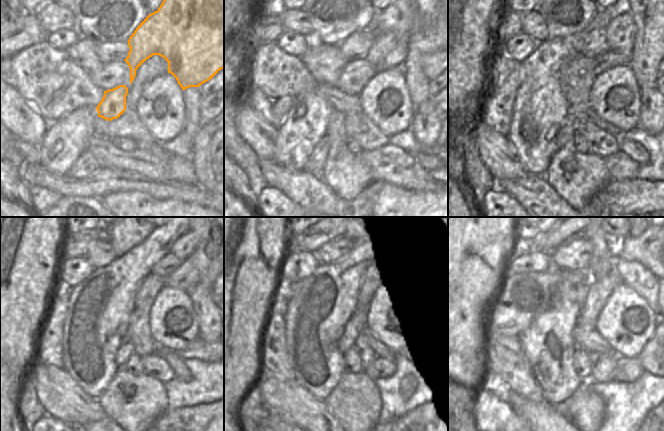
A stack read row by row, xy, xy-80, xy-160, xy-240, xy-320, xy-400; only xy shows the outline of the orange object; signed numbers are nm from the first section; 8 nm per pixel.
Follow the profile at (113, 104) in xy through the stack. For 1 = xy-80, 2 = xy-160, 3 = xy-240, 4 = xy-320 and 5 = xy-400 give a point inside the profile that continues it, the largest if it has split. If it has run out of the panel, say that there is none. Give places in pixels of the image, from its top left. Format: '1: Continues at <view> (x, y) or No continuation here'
1: Continues at xy-80 (345, 173)
2: Continues at xy-160 (575, 176)
3: Continues at xy-240 (134, 402)
4: Continues at xy-320 (355, 401)
5: Continues at xy-400 (585, 408).

